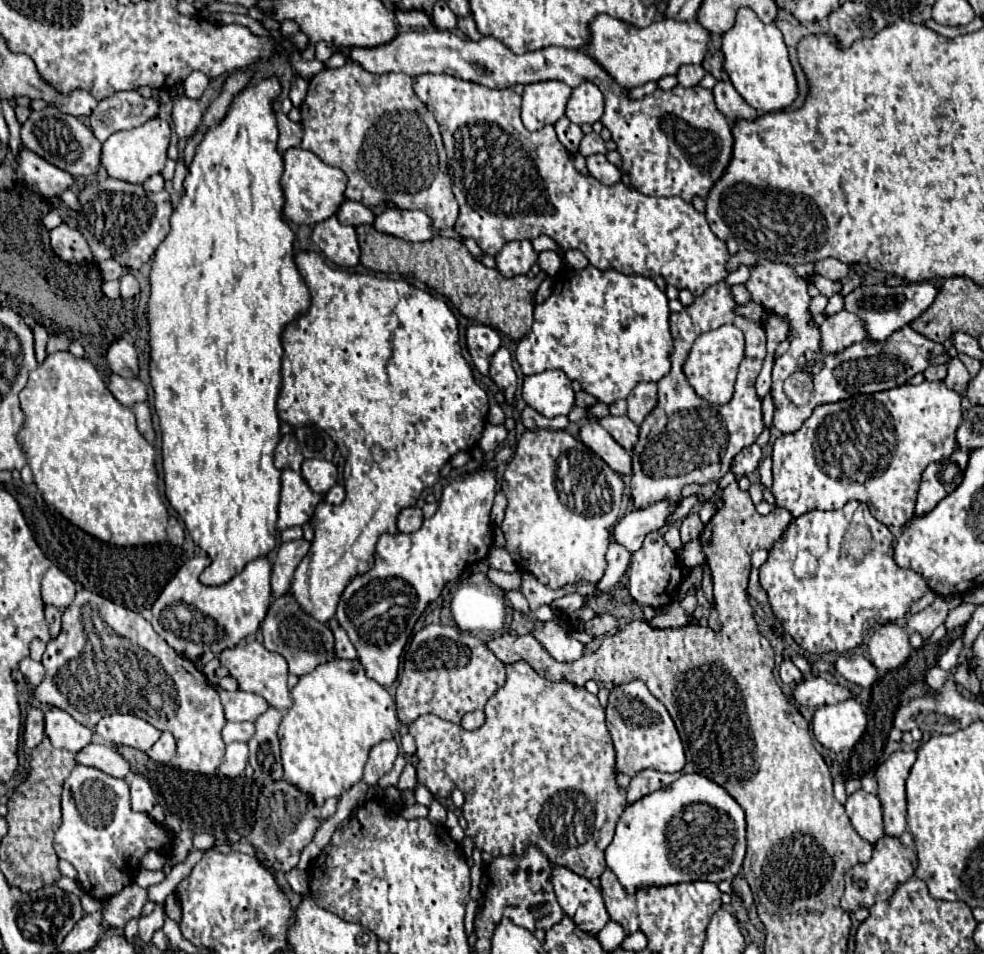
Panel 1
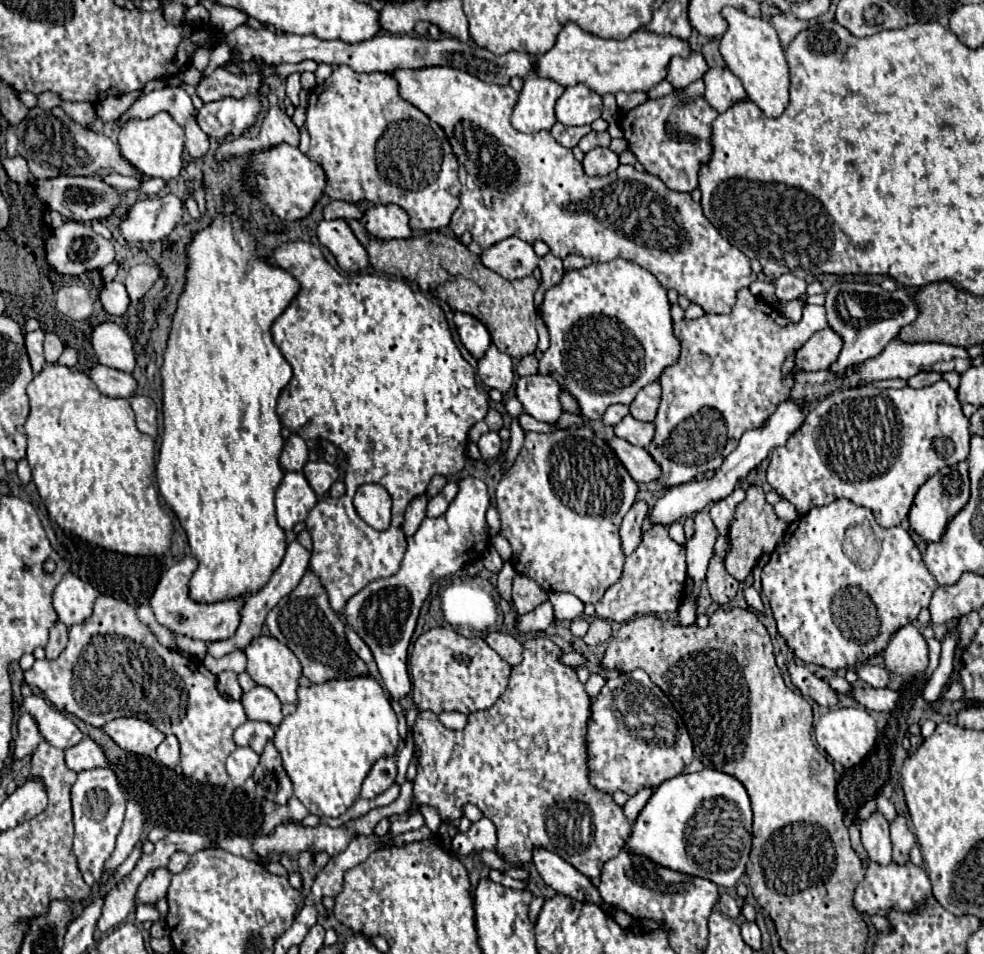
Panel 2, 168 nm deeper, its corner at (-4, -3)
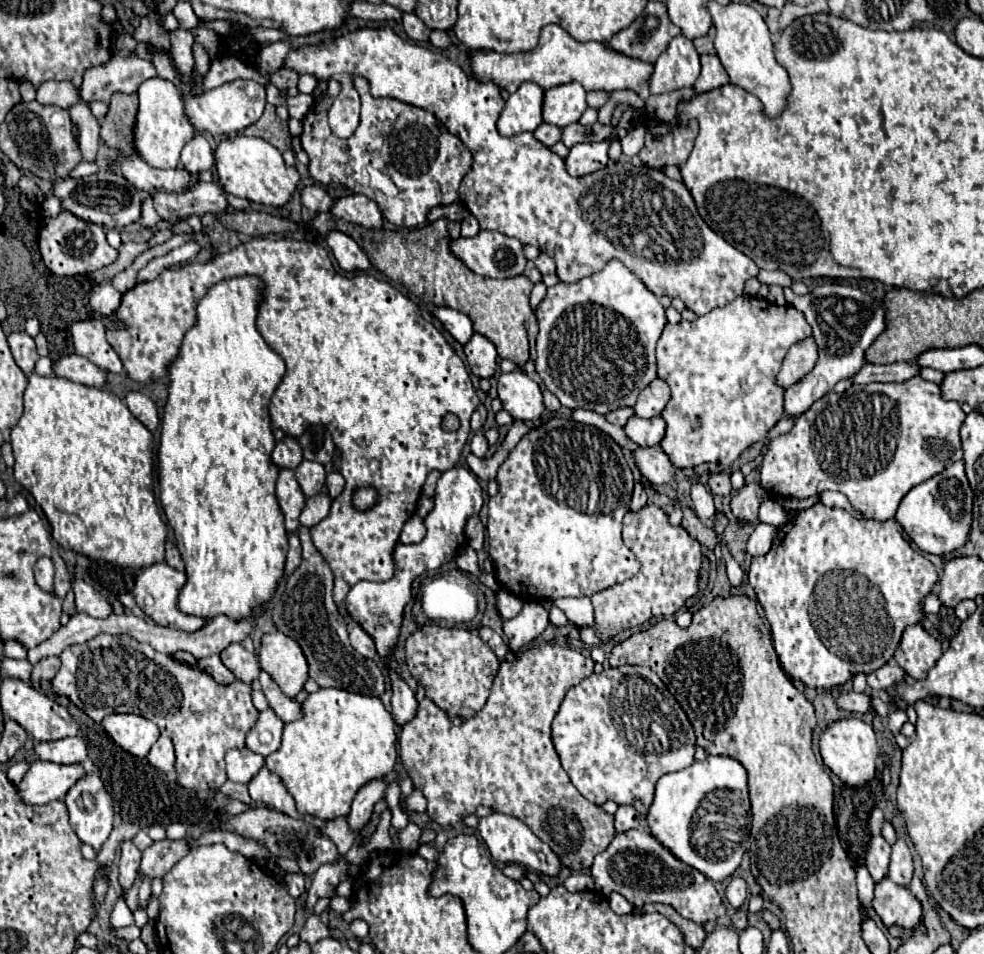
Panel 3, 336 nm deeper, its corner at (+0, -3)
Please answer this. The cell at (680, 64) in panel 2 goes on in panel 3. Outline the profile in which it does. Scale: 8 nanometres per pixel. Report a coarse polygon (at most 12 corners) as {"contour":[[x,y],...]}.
{"contour":[[684,35],[656,61],[650,93],[692,87],[700,55]]}

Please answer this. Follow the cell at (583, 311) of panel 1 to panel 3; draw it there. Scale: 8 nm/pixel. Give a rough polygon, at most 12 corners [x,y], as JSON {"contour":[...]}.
{"contour":[[612,259],[536,307],[536,373],[568,409],[656,379],[658,297]]}

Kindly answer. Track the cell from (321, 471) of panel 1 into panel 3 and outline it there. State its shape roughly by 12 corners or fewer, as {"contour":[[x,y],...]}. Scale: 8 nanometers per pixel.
{"contour":[[302,461],[296,467],[304,495],[314,497],[326,483],[324,465]]}

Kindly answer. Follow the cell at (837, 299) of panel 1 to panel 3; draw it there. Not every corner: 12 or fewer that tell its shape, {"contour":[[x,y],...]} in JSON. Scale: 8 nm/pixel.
{"contour":[[750,295],[668,323],[660,447],[732,465],[782,417],[804,313]]}

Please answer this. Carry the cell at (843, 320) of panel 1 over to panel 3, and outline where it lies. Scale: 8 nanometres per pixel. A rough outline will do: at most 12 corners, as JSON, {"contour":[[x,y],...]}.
{"contour":[[814,337],[798,341],[776,377],[784,389],[814,369]]}

